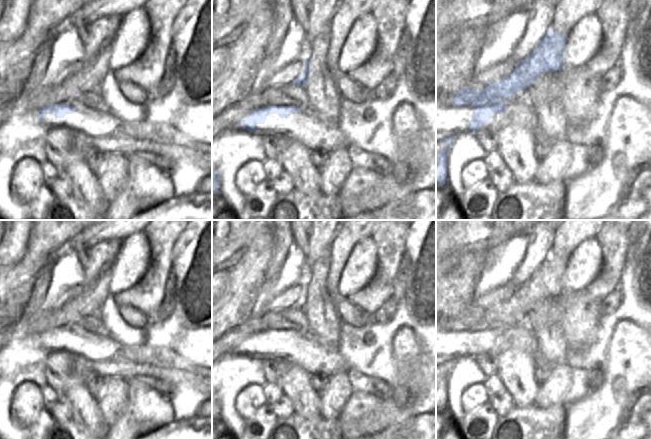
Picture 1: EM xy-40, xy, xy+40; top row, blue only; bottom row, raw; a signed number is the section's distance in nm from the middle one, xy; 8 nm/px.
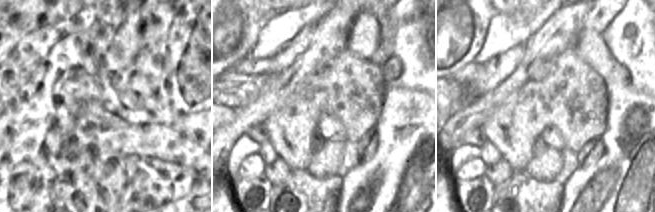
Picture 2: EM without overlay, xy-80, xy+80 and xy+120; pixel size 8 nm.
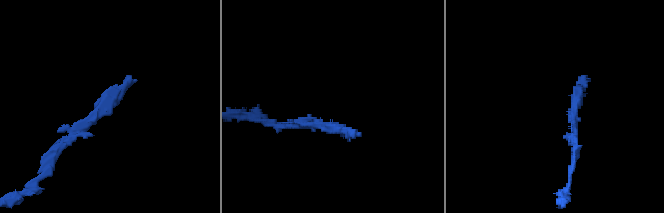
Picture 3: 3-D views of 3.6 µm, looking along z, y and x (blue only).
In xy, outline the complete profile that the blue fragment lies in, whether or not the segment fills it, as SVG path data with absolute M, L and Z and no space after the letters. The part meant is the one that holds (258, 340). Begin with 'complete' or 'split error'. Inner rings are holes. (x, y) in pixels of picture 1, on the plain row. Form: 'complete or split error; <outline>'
complete; M266 330L251 334L248 341L242 344L239 349L244 350L248 356L257 356L257 349L264 348L268 338L278 338L280 342L288 342L290 338L298 338L301 335L294 330Z

